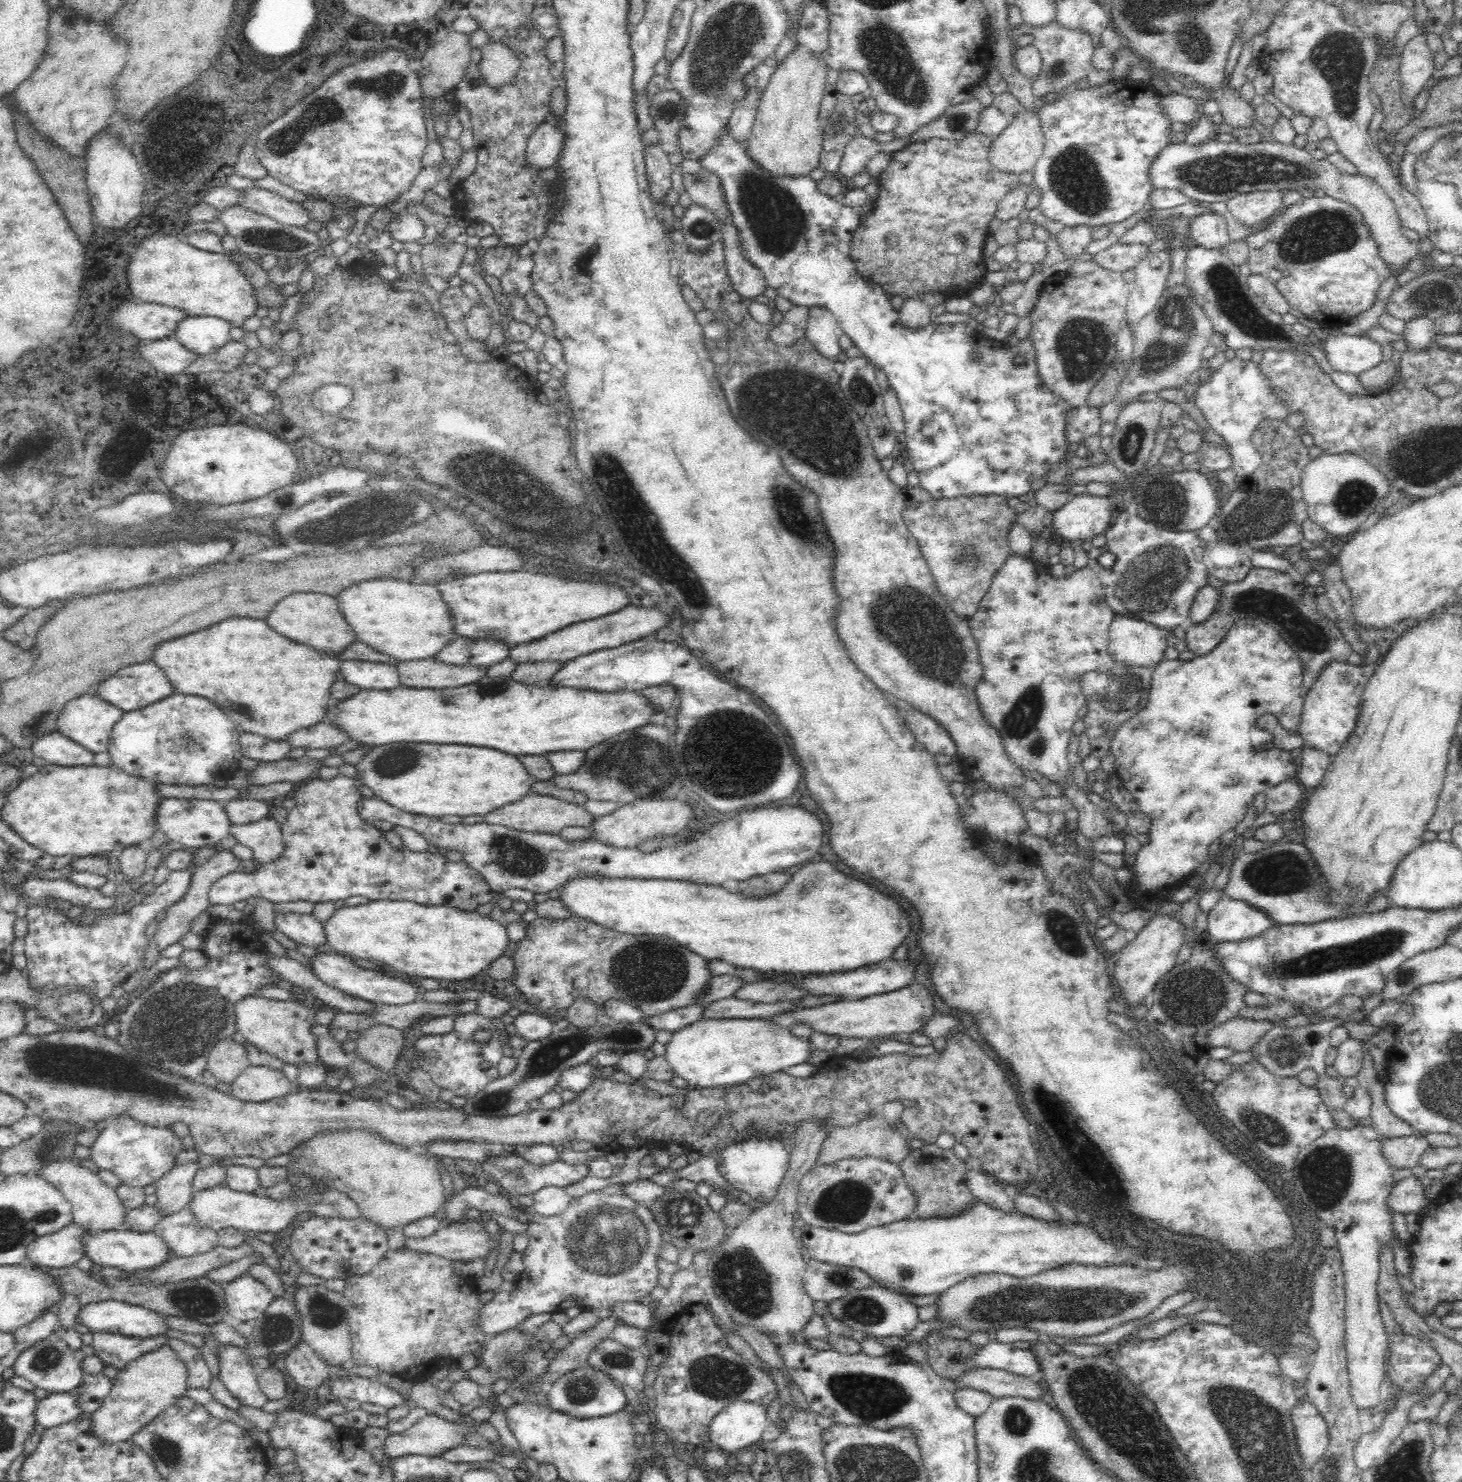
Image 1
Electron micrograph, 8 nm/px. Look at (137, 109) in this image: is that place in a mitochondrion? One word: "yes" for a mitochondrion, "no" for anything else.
no

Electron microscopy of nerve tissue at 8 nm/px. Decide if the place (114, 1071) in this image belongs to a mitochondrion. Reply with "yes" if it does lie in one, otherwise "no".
yes

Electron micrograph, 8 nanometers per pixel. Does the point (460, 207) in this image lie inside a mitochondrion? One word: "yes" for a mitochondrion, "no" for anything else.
no

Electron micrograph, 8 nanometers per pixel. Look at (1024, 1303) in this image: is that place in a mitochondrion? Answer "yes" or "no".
yes

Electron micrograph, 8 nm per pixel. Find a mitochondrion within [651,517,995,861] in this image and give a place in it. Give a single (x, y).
(926, 635)

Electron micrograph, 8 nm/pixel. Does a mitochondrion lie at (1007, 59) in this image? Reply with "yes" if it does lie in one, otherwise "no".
no

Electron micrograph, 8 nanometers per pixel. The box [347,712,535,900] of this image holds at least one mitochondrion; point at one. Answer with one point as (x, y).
(393, 763)

